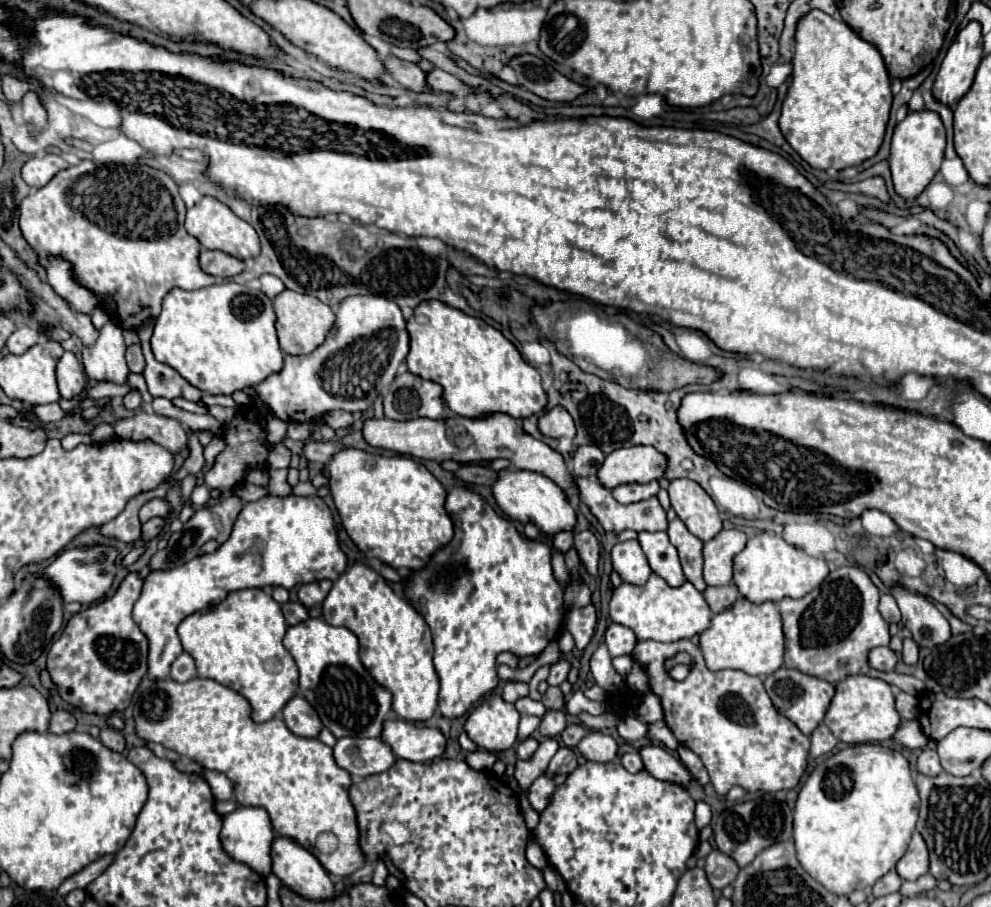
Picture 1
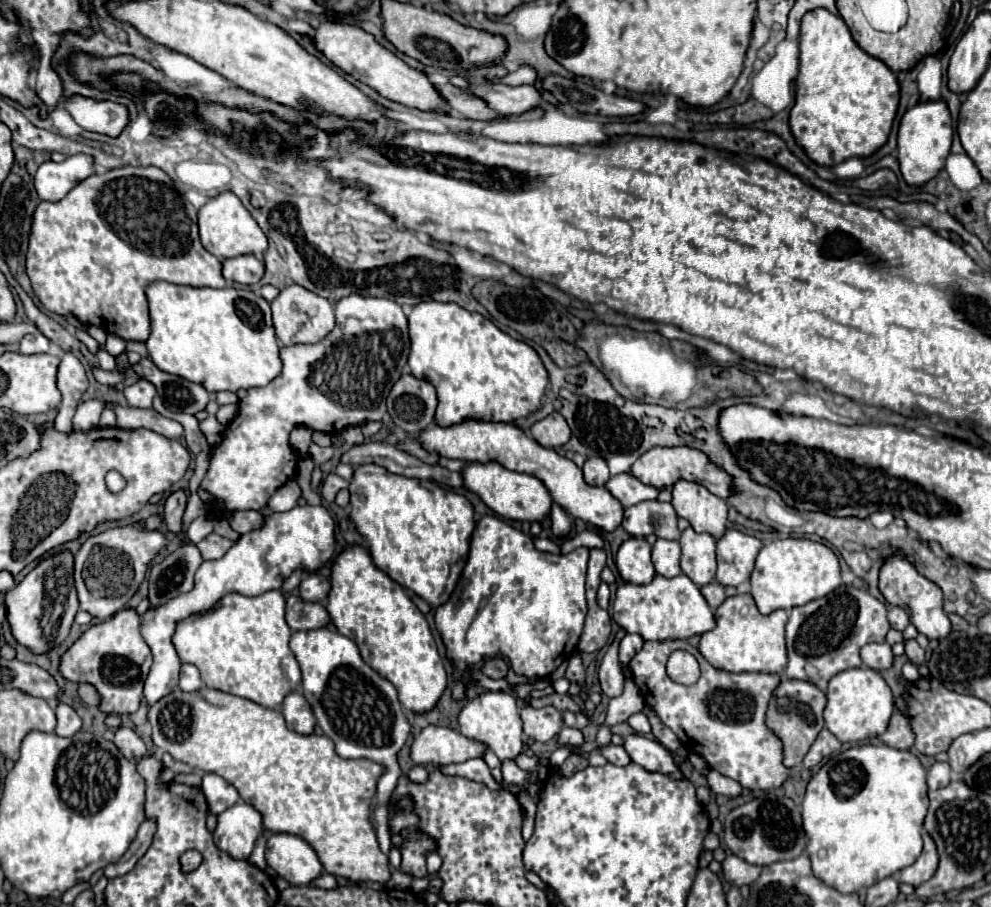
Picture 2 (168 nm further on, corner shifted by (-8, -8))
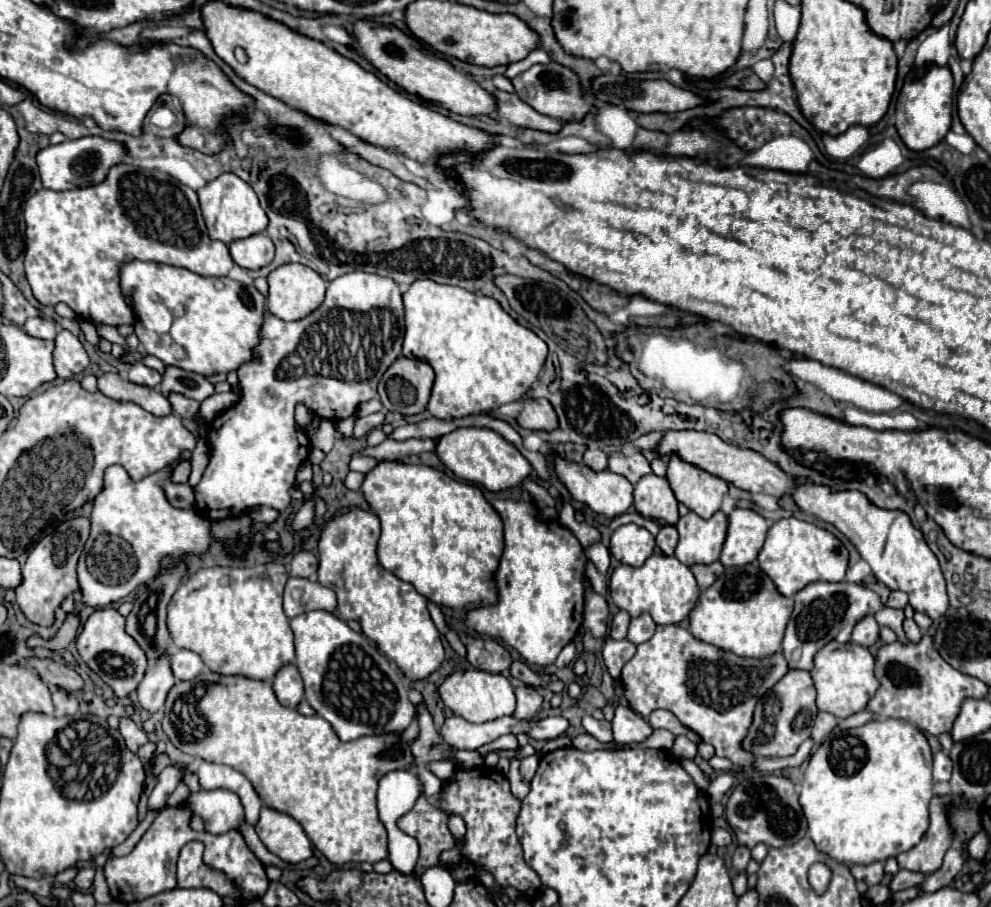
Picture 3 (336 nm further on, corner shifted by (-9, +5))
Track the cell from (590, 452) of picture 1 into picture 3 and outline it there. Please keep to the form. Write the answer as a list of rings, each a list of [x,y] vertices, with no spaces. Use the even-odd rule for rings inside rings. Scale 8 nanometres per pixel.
[[[588,449],[584,453],[584,463],[594,471],[604,471],[608,467],[608,455],[600,449]]]

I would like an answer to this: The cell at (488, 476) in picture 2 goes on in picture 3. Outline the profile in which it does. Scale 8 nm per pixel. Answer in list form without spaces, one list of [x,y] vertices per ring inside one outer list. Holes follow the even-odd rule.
[[[480,427],[456,429],[438,439],[436,453],[458,479],[482,485],[494,493],[518,487],[532,475],[532,465],[528,463],[528,459],[512,443],[508,443],[502,435],[498,435],[492,429],[480,429]]]

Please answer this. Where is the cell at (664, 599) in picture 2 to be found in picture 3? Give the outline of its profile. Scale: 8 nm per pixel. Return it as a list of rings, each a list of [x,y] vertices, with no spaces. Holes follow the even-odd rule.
[[[652,555],[642,567],[618,565],[610,577],[610,595],[612,601],[630,613],[630,617],[638,617],[642,613],[650,613],[658,625],[680,623],[690,615],[690,609],[698,603],[700,587],[684,563],[676,557]]]

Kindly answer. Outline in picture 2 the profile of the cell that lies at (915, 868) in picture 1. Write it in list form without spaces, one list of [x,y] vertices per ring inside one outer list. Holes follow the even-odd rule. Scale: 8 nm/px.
[[[923,832],[923,844],[925,846],[923,846],[921,856],[911,866],[907,866],[899,872],[901,882],[911,884],[911,886],[919,886],[935,874],[937,864],[939,864],[939,856],[937,856],[937,848],[935,848],[933,838],[927,832]]]

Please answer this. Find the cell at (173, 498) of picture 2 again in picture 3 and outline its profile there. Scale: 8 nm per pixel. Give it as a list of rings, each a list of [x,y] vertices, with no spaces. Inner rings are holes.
[[[180,461],[180,463],[174,467],[170,481],[172,481],[172,483],[188,483],[188,475],[190,475],[190,461]]]

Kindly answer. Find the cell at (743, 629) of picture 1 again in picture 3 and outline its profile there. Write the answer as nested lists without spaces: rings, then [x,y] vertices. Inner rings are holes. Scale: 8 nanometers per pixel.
[[[756,563],[730,567],[700,595],[700,601],[690,613],[690,633],[704,643],[732,651],[738,657],[770,657],[782,649],[782,637],[792,607],[794,599],[780,595]]]

